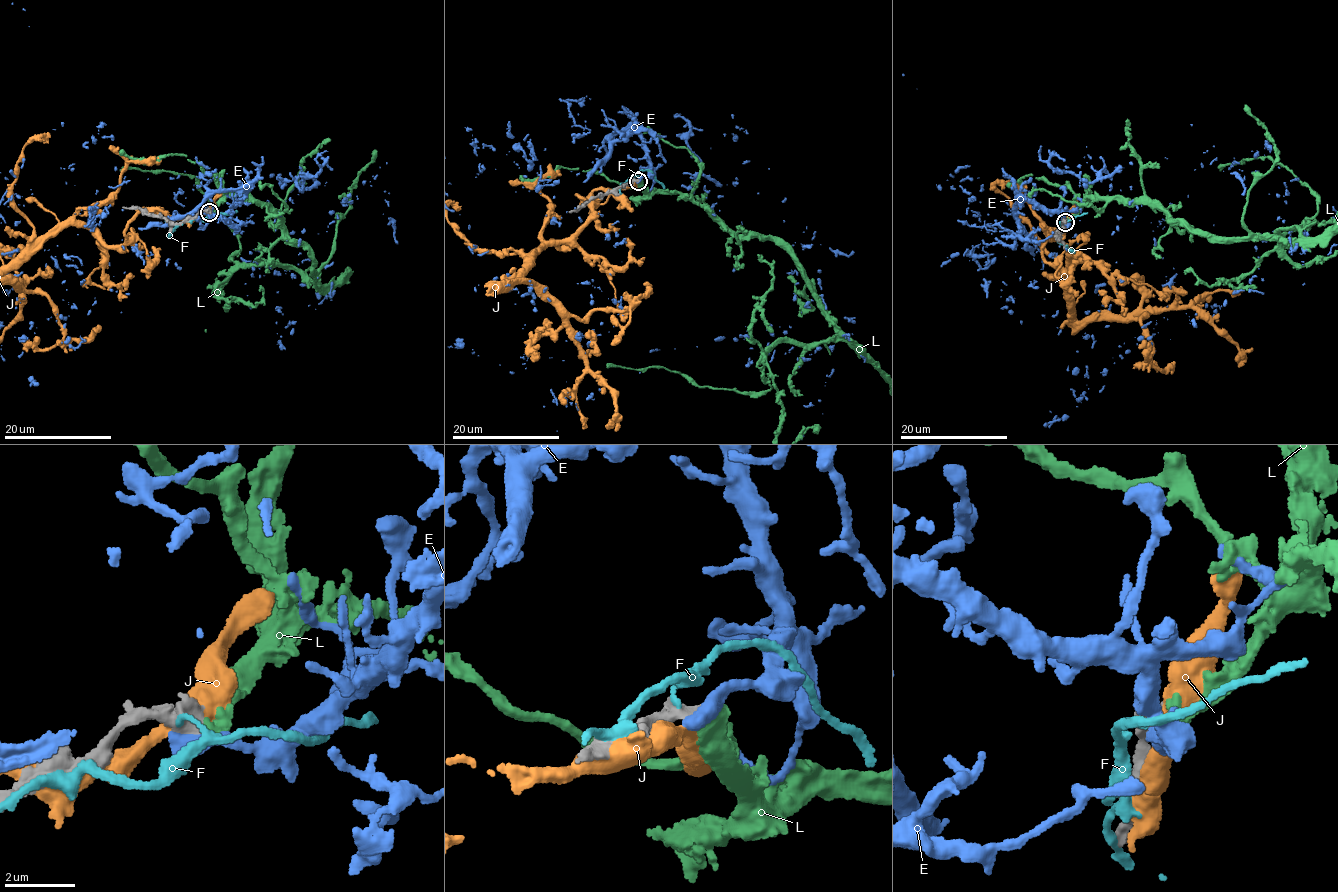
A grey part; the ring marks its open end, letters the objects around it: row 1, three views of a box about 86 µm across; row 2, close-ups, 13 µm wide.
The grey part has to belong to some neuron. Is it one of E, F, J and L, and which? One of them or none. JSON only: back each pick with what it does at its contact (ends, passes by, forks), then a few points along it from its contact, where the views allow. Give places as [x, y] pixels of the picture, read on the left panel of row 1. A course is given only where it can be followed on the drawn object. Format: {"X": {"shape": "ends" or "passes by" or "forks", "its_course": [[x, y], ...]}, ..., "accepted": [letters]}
{"L": {"shape": "passes by"}, "accepted": ["L"]}

